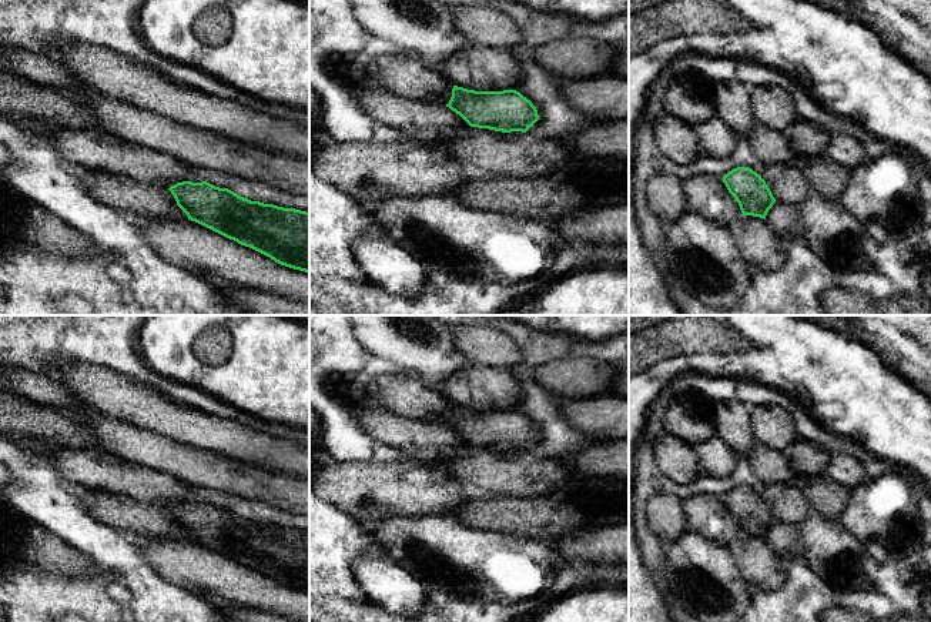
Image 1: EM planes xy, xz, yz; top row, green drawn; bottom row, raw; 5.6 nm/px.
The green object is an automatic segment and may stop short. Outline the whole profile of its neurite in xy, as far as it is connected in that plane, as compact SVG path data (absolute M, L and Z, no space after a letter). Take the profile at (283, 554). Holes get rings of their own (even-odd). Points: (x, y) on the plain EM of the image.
M182 501L168 509L188 539L281 585L309 592L309 532L251 521L207 501Z

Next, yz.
M737 486L724 494L723 502L739 522L743 535L766 539L776 518L760 494L749 486Z

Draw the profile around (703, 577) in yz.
M686 529L664 548L664 588L700 622L739 622L750 606L750 589L731 548Z

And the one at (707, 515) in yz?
M700 494L683 501L683 508L687 528L717 545L731 548L743 536L723 498Z

